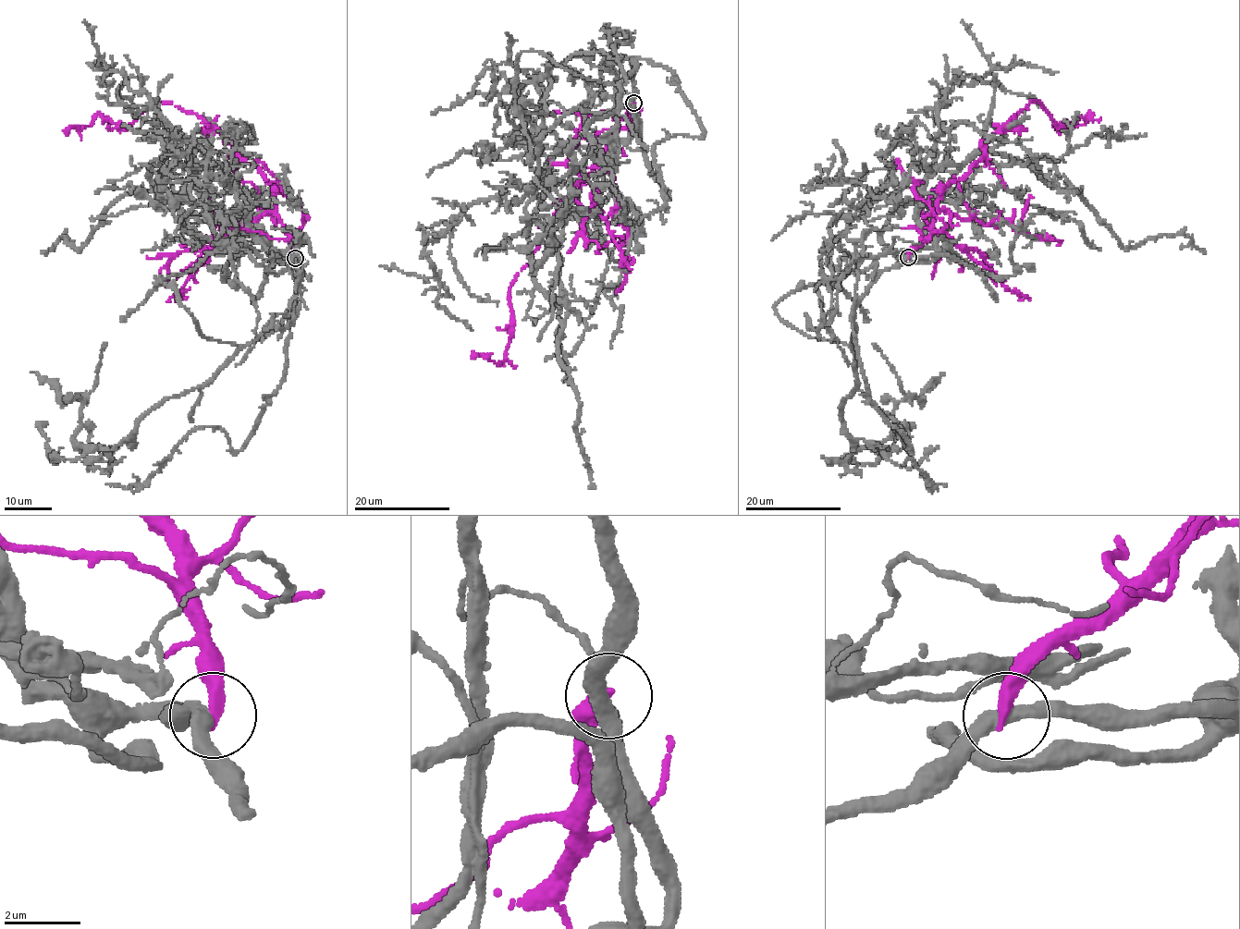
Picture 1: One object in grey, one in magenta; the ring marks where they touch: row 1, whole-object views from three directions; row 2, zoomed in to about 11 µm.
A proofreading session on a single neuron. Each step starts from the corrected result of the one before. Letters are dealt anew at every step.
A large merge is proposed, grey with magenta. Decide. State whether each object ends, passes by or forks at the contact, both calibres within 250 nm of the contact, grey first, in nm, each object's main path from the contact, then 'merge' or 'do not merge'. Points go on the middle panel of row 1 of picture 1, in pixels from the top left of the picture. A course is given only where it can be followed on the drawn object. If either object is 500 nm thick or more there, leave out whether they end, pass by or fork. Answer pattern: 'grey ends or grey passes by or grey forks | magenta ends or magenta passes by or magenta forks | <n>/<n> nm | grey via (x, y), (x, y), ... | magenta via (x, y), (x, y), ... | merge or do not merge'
grey passes by | magenta ends | 400/360 nm | grey via (633, 103), (629, 140), (570, 140), (554, 157), (529, 229), (534, 286), (565, 305), (558, 353), (595, 489) | magenta via (633, 102), (625, 125), (599, 139), (580, 191), (557, 212), (509, 287), (506, 358), (498, 365), (477, 356) | do not merge

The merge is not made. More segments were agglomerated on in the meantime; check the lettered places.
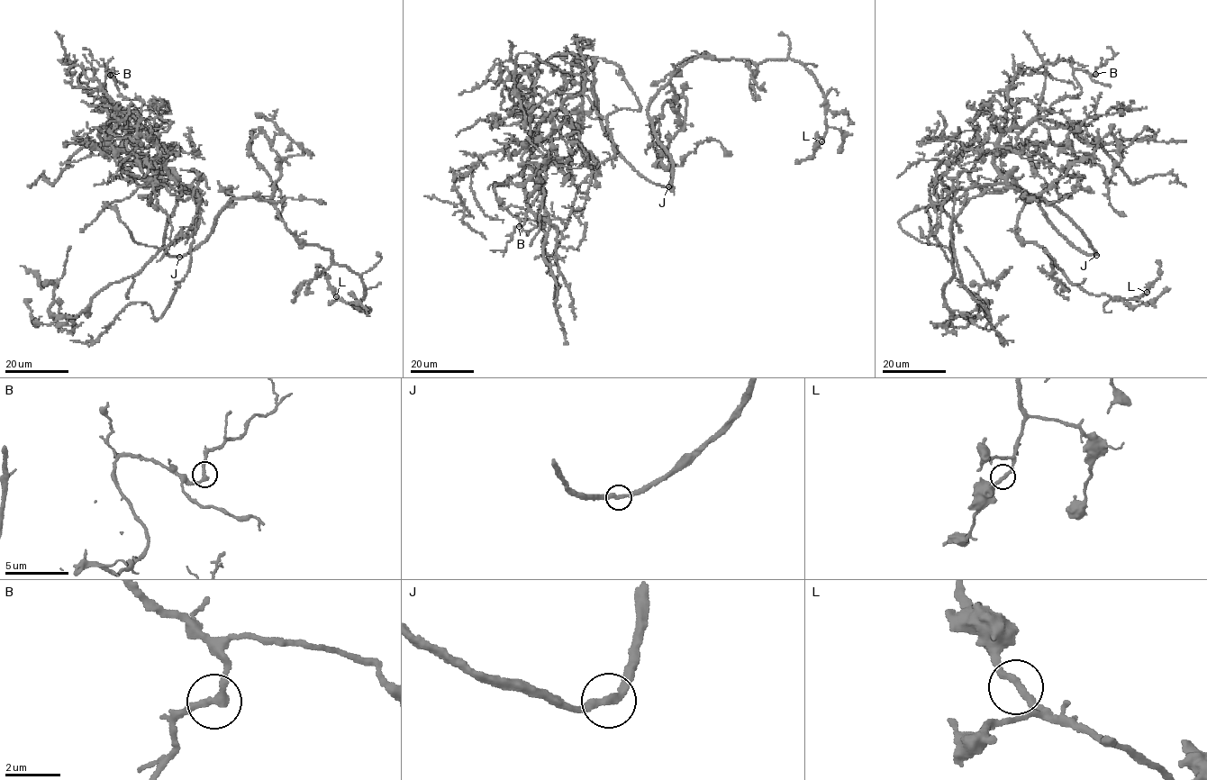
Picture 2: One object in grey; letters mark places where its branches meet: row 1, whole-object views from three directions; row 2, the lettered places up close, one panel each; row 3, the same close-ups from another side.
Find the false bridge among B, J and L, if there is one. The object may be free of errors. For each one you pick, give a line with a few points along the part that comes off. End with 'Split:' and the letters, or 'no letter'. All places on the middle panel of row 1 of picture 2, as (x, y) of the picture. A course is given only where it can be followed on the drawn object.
Split: no letter

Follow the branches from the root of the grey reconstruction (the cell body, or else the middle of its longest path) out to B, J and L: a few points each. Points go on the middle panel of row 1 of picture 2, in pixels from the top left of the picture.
B: (644, 177), (596, 108), (553, 111), (528, 162), (539, 170), (539, 196), (507, 207), (519, 226)
J: (644, 177), (655, 184), (669, 186)
L: (644, 177), (670, 185), (673, 165), (648, 105), (677, 69), (700, 57), (798, 60), (825, 99), (821, 141)

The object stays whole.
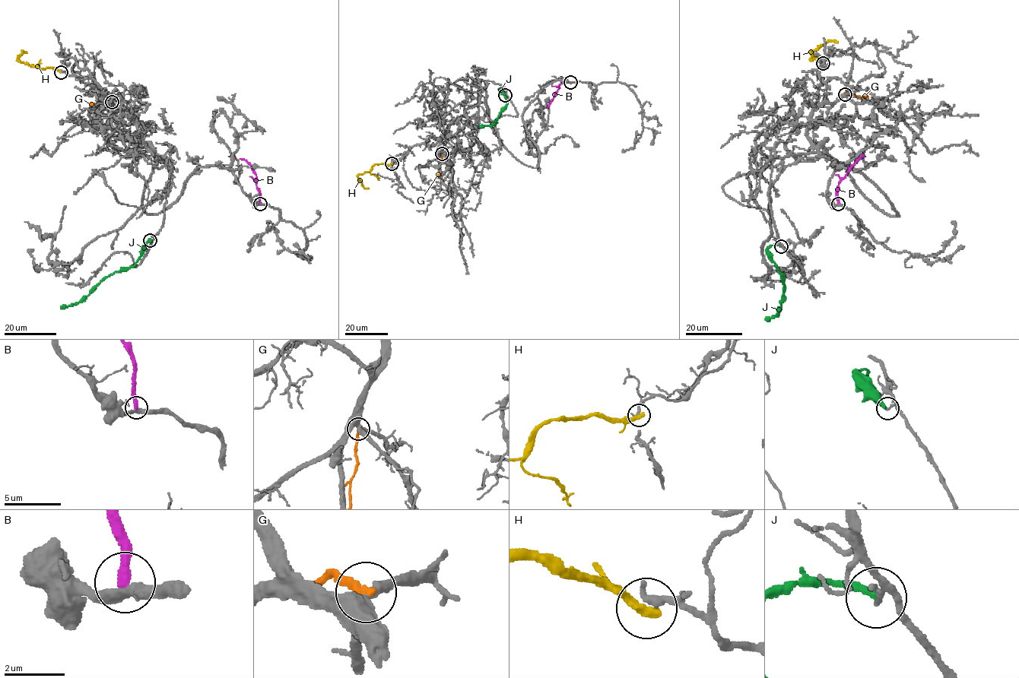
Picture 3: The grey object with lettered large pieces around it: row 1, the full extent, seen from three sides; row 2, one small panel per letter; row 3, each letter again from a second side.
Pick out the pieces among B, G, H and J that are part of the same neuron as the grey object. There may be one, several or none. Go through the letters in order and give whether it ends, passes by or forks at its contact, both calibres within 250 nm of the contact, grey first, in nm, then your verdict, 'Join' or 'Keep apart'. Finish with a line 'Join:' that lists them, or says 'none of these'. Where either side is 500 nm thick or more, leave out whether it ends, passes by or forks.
B: It ends there. Thickness 380 nm (grey) against 320 nm. Keep apart
G: It ends there. Thickness 300 nm (grey) against 240 nm. Keep apart
H: It ends there. Thickness 280 nm (grey) against 360 nm. Keep apart
J: It ends there. Thickness 150 nm (grey) against 240 nm. Keep apart
Join: none of these

